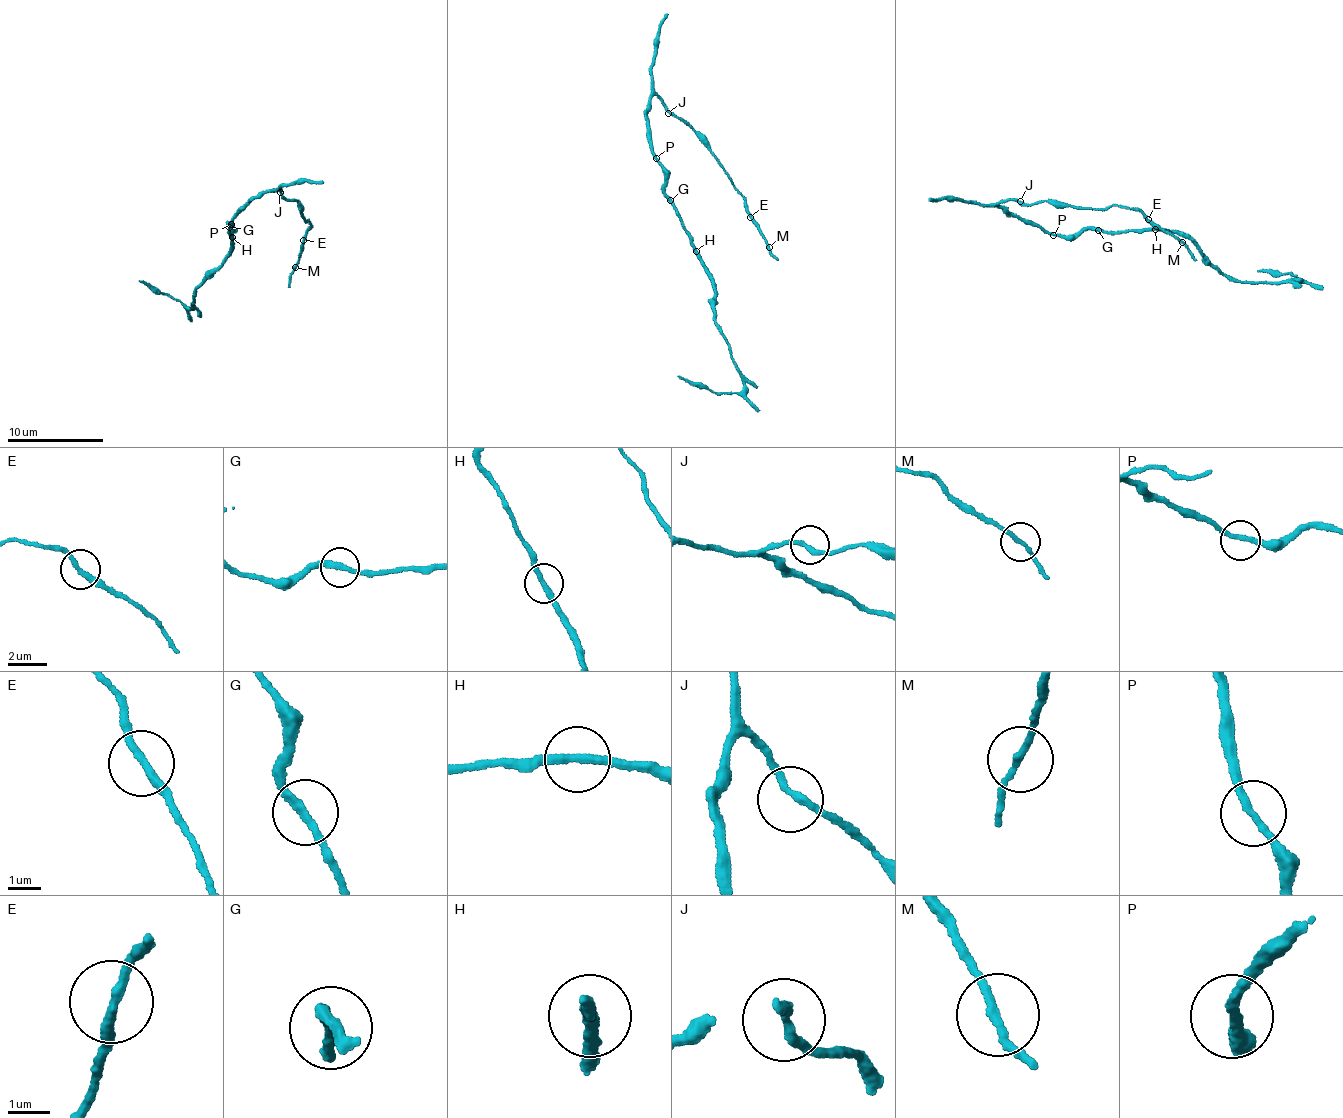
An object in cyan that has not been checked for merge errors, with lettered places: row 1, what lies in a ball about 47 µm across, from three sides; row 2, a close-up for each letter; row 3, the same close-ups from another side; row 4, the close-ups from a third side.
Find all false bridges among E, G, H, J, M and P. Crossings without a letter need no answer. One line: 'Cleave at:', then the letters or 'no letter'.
Cleave at: H

